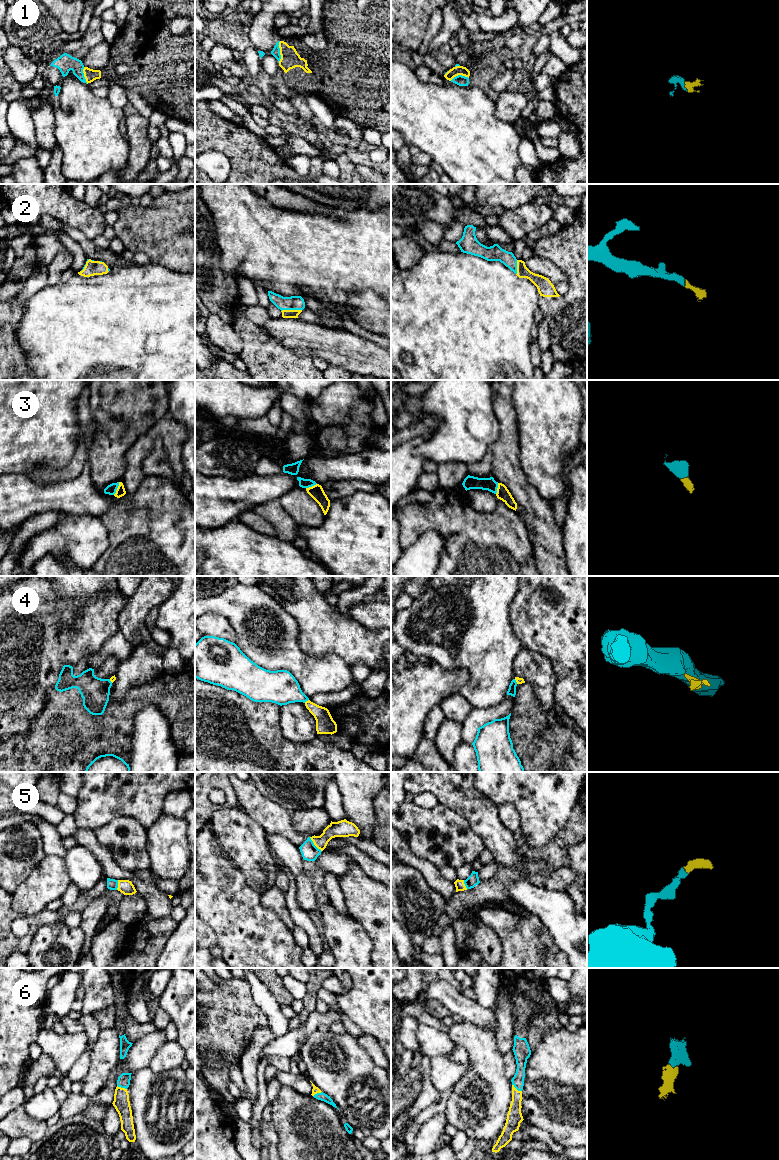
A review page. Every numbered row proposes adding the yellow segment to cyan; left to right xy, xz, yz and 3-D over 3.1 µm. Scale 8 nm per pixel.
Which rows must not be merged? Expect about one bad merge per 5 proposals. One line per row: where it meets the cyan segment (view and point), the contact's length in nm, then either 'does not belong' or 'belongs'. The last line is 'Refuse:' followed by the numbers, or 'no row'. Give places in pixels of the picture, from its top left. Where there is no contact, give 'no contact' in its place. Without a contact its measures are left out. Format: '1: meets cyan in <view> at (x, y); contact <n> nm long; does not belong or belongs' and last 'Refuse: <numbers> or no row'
1: meets cyan in xz at (279, 52); contact 180 nm long; belongs
2: meets cyan in xz at (291, 309); contact 170 nm long; belongs
3: meets cyan in xy at (116, 488); contact 120 nm long; belongs
4: meets cyan in xz at (306, 700); contact 50 nm long; does not belong
5: meets cyan in xz at (313, 844); contact 160 nm long; belongs
6: meets cyan in yz at (517, 1089); contact 100 nm long; belongs
Refuse: 4

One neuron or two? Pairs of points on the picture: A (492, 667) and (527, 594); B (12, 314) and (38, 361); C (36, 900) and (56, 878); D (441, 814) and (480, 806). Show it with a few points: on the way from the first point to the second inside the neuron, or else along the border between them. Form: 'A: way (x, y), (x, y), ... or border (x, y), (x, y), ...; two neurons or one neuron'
A: border (512, 601), (509, 607), (509, 620), (521, 647); two neurons
B: border (25, 302), (17, 328), (20, 347); two neurons
C: way (39, 895), (51, 883); one neuron
D: border (438, 802), (461, 815), (470, 826); two neurons

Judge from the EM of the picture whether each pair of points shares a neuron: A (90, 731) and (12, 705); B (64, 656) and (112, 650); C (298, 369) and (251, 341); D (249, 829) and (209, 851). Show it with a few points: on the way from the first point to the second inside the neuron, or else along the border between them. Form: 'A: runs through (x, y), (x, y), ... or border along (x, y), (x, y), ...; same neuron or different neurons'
A: border along (47, 692), (42, 711), (24, 733); different neurons
B: border along (109, 637), (88, 656), (87, 662), (90, 667); different neurons
C: runs through (286, 369), (279, 369), (263, 353); same neuron
D: border along (210, 824), (220, 849), (234, 864); different neurons

